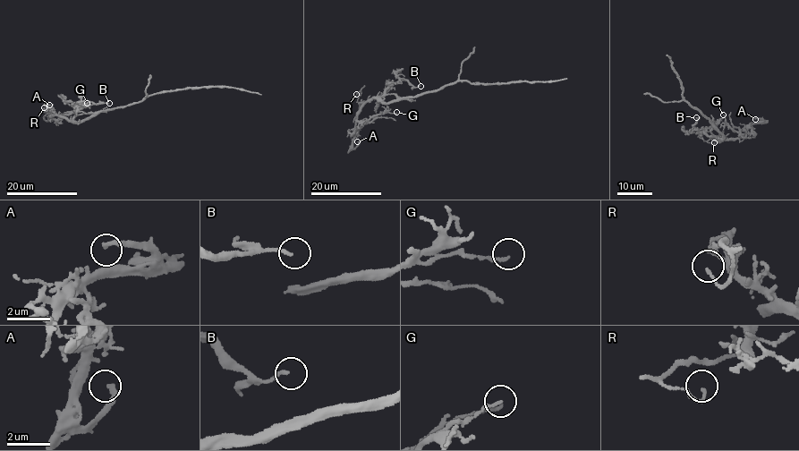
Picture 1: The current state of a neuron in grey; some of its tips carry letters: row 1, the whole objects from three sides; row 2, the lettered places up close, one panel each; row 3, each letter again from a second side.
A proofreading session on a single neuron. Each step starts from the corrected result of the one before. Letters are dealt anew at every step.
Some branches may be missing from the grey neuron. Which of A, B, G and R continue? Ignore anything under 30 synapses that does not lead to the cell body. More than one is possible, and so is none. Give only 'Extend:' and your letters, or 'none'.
Extend: none

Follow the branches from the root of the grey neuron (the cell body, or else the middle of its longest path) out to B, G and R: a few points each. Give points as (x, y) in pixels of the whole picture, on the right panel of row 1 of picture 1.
B: (698, 110), (711, 124), (712, 134), (706, 136), (692, 124), (696, 117)
G: (698, 110), (711, 124), (713, 128), (710, 131), (718, 142), (741, 137), (723, 114)
R: (698, 110), (711, 124), (710, 131), (718, 142), (723, 139), (707, 140), (714, 142)

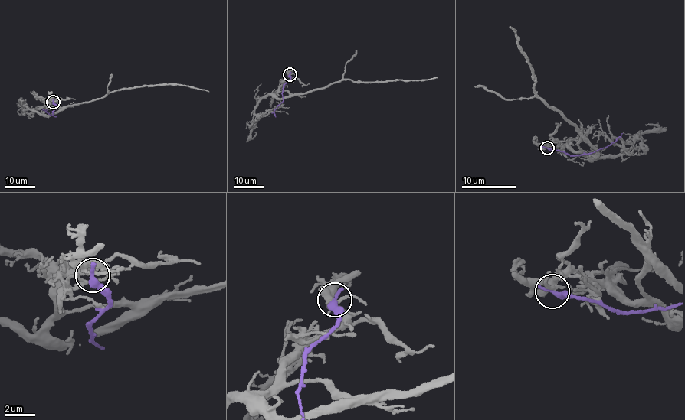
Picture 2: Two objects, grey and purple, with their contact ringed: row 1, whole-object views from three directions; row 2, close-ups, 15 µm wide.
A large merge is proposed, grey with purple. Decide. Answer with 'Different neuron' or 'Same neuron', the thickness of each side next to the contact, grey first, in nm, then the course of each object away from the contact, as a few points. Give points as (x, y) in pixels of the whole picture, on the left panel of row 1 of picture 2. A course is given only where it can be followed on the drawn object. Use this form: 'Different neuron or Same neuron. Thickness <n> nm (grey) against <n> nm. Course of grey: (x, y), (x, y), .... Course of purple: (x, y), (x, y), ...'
Different neuron. Thickness 280 nm (grey) against 420 nm. Course of grey: (54, 102), (47, 103), (47, 109), (93, 101), (109, 92), (149, 85), (191, 86), (209, 91). Course of purple: (53, 102), (57, 108), (52, 112), (55, 117), (45, 111), (47, 109)

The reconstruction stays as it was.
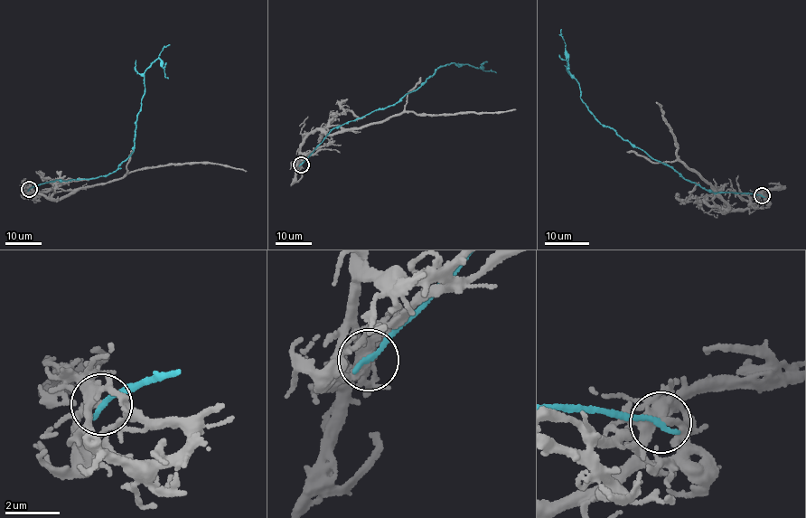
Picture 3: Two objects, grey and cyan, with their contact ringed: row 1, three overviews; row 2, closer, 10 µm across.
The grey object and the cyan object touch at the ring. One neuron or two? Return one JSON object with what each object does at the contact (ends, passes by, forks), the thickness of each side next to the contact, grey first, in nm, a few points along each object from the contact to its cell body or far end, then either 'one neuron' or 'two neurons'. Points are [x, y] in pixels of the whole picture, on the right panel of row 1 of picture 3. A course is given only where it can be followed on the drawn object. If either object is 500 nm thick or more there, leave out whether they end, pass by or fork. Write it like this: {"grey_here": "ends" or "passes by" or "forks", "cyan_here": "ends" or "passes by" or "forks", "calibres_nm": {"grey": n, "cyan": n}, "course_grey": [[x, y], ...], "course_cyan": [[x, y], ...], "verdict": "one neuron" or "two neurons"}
{"grey_here": "forks", "cyan_here": "ends", "calibres_nm": {"grey": 340, "cyan": 200}, "course_grey": [[762, 196], [750, 206], [723, 212], [712, 199], [715, 193], [707, 181], [676, 154], [677, 145], [656, 102]], "course_cyan": [[762, 195], [706, 190], [634, 146], [591, 113], [581, 98], [579, 82], [569, 72], [565, 51], [567, 69]], "verdict": "two neurons"}

